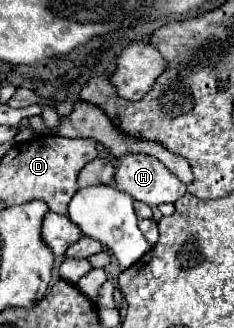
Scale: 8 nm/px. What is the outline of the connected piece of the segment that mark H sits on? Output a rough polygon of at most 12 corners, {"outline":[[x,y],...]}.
{"outline":[[151,155],[117,161],[115,187],[157,207],[187,185]]}

